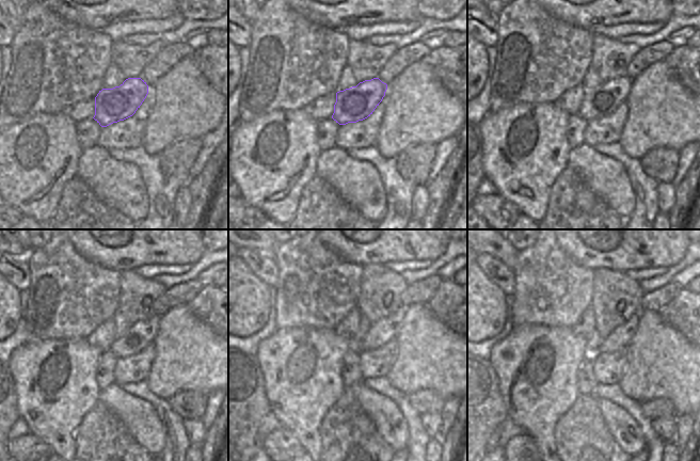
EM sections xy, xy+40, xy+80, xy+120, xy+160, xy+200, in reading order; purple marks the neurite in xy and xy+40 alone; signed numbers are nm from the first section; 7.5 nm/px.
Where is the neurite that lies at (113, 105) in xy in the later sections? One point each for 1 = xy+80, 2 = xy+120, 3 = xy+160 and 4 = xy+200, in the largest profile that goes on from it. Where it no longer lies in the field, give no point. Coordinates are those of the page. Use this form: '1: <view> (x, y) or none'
1: xy+80 (603, 100)
2: xy+120 (141, 334)
3: xy+160 (376, 336)
4: xy+200 (595, 326)

